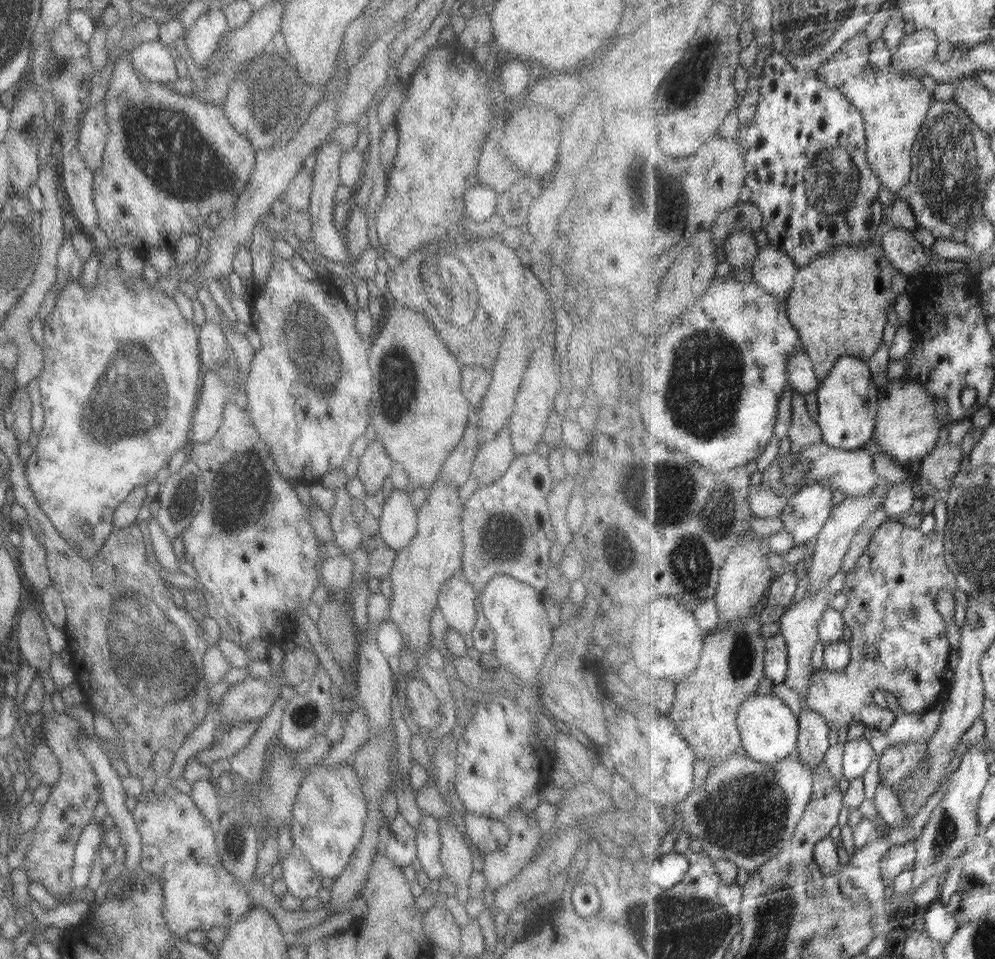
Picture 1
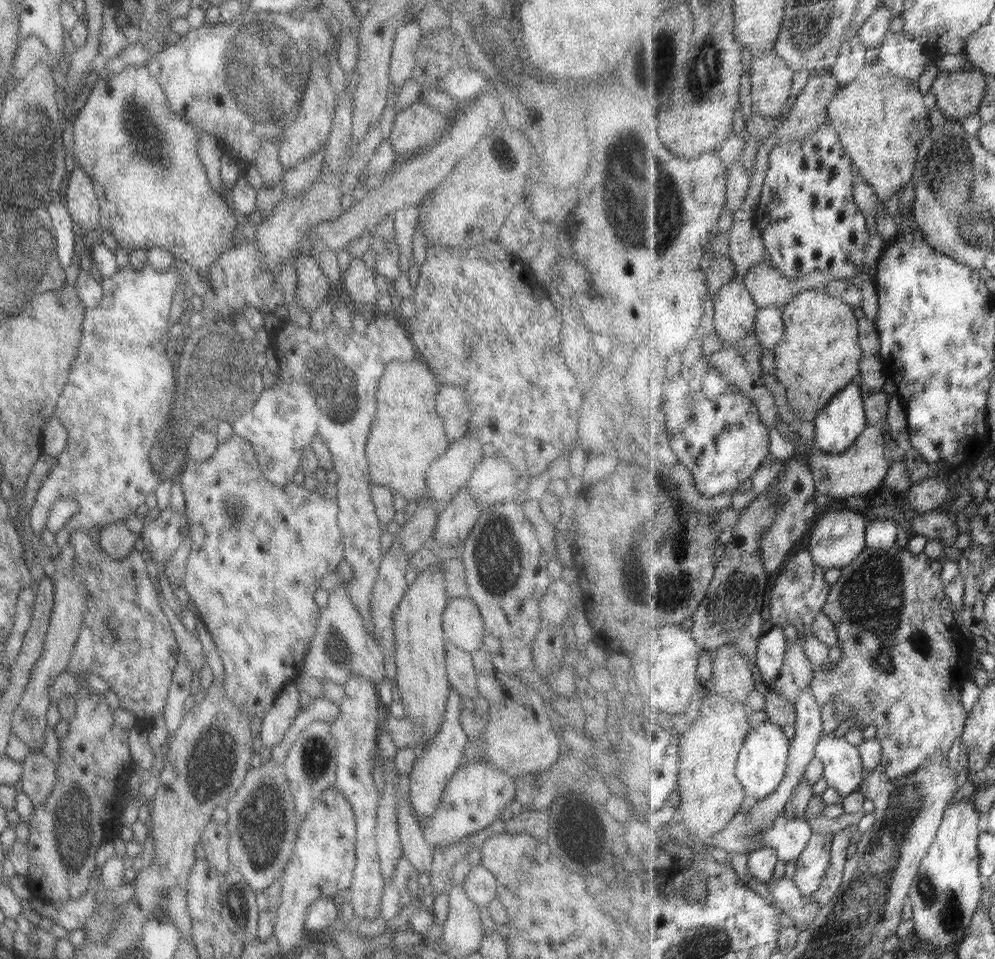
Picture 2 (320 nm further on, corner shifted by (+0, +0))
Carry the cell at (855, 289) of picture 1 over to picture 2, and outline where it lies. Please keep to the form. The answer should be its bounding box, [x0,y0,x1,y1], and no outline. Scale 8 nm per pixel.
[773,288,863,422]

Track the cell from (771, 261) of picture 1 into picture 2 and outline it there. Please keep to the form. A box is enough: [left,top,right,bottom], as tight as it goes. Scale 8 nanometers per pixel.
[744,262,834,309]

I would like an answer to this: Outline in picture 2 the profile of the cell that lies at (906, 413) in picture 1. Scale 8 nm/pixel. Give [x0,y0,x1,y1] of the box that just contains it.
[809,424,893,498]

